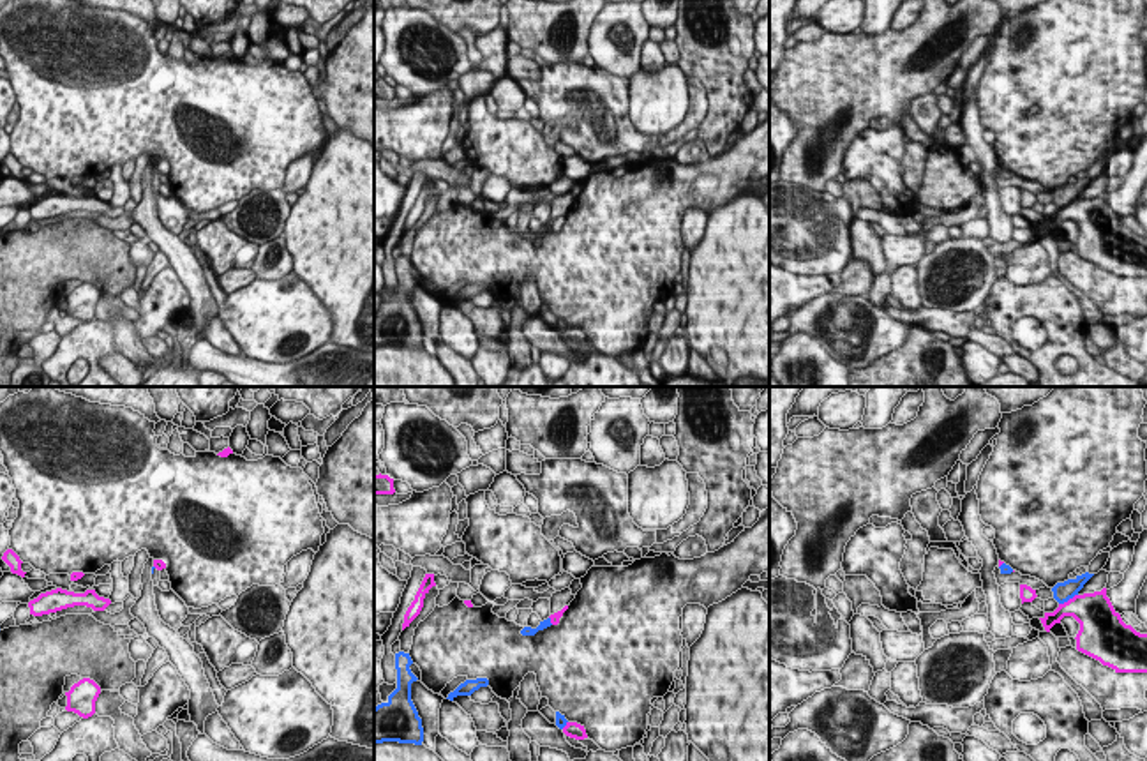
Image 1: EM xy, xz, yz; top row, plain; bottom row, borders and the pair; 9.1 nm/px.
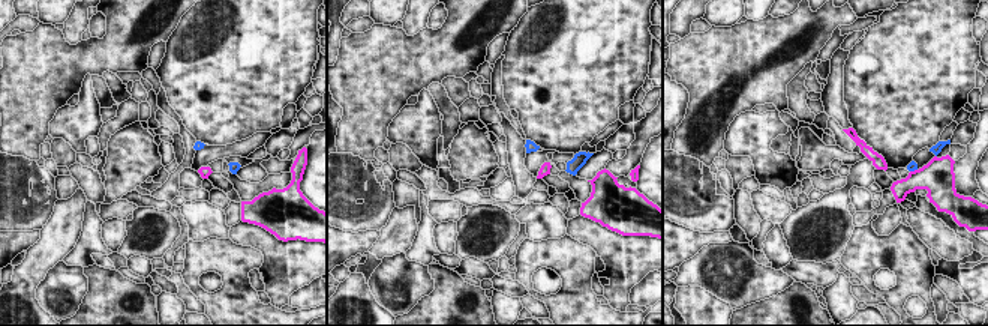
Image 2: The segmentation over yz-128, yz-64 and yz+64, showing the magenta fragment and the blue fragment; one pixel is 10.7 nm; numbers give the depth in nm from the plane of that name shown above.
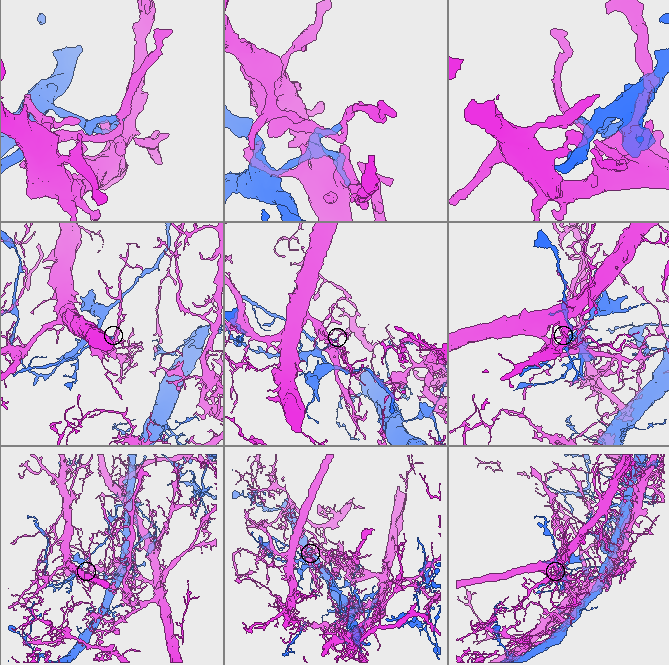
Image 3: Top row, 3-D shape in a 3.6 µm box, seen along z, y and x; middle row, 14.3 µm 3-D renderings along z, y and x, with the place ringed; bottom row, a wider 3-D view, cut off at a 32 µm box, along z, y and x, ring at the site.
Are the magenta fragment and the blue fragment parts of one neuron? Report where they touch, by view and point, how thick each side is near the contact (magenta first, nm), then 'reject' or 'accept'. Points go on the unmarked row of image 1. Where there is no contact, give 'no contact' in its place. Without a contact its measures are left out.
contact yz (1070, 203); calibres 340 and 180 nm; reject

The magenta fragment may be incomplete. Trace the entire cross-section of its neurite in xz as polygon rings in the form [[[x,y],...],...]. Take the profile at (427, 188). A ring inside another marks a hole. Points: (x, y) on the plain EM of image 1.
[[[425,178],[425,182],[424,182],[424,185],[415,200],[415,205],[411,207],[411,210],[408,212],[408,215],[404,219],[402,235],[406,231],[409,231],[409,228],[420,219],[420,215],[424,212],[424,203],[432,191],[436,191],[434,178]]]

